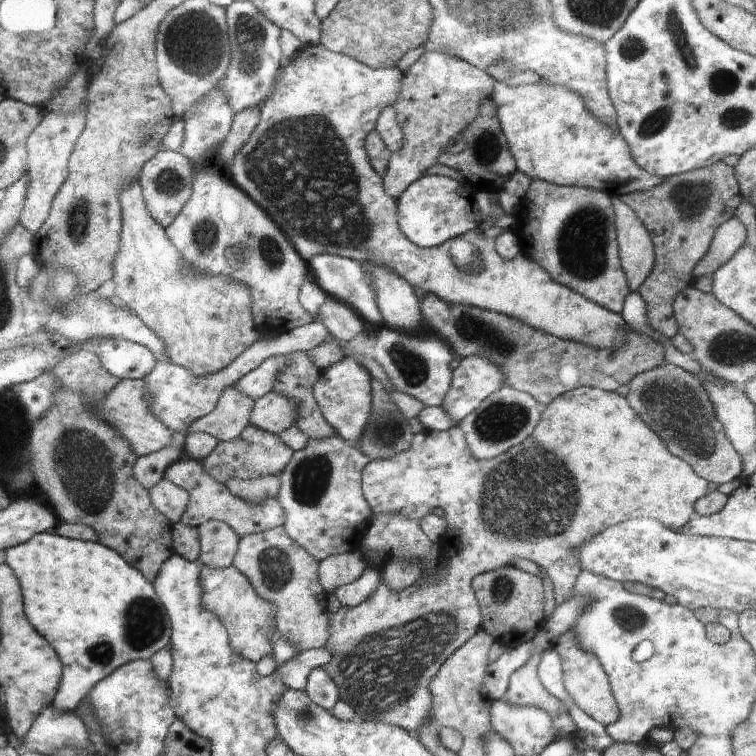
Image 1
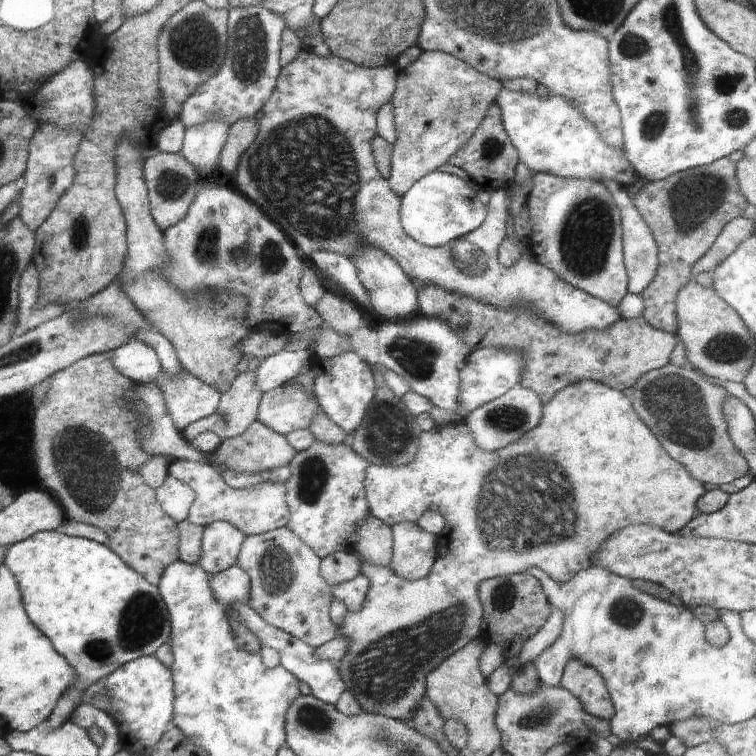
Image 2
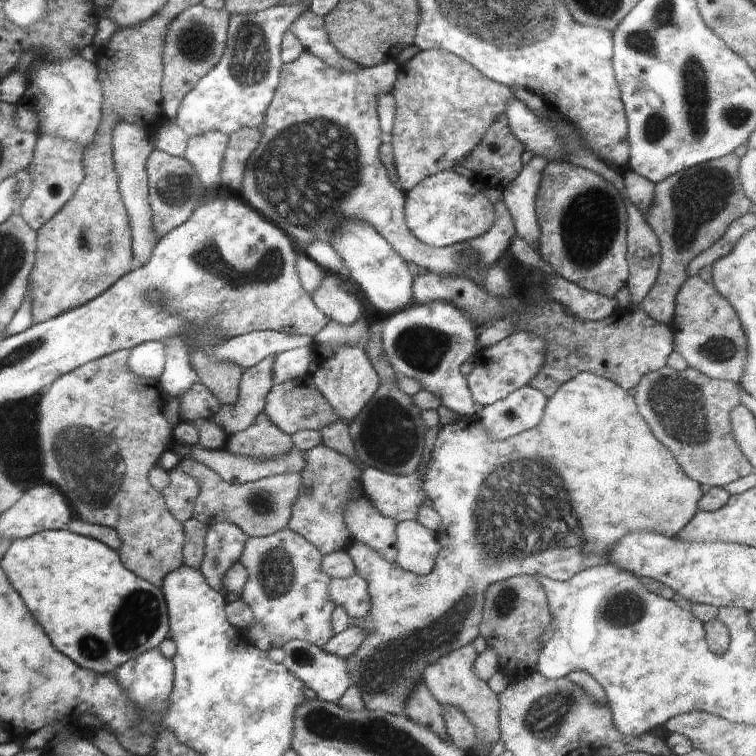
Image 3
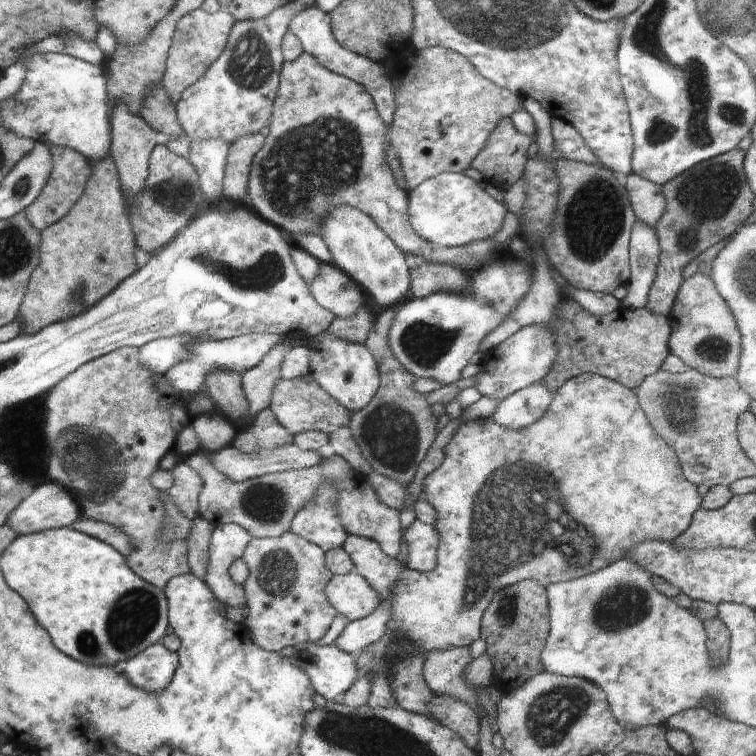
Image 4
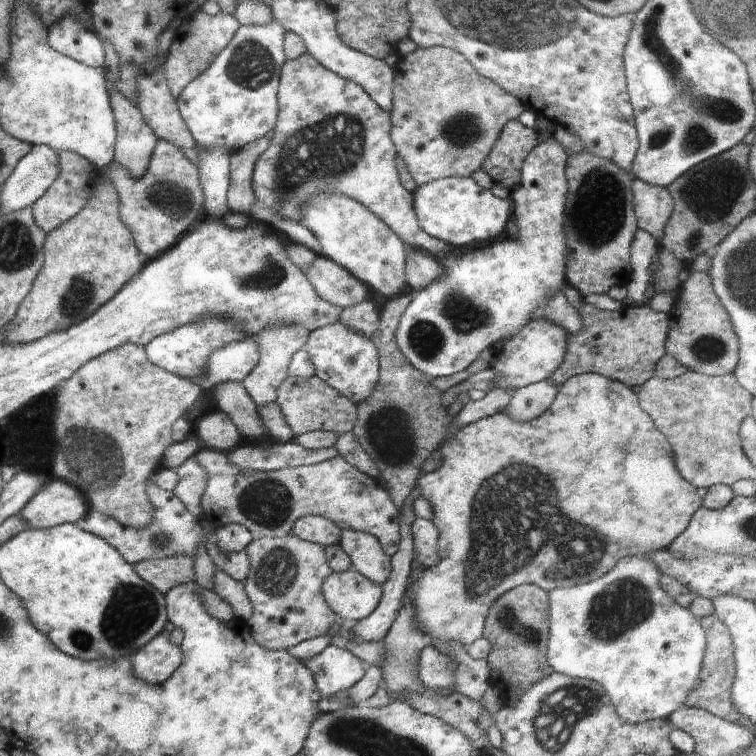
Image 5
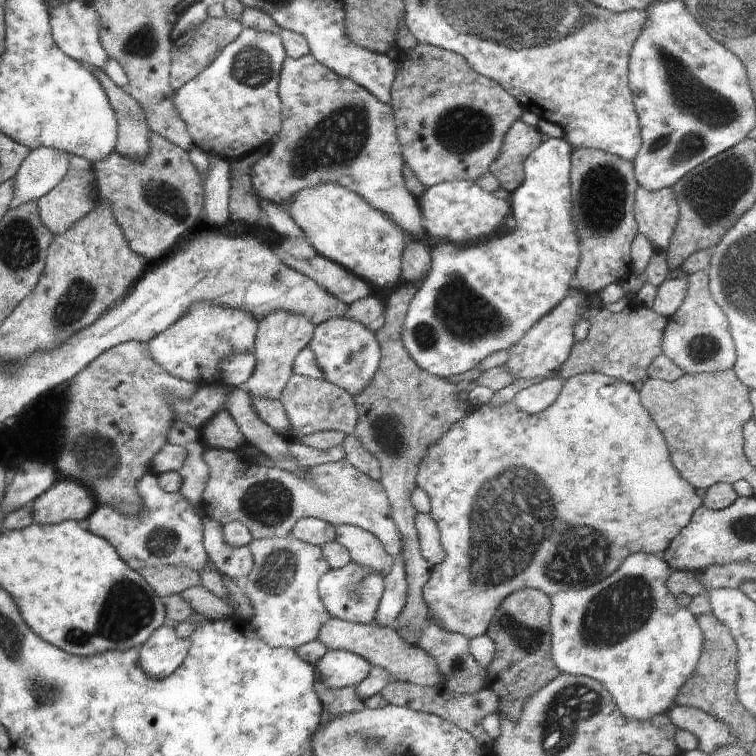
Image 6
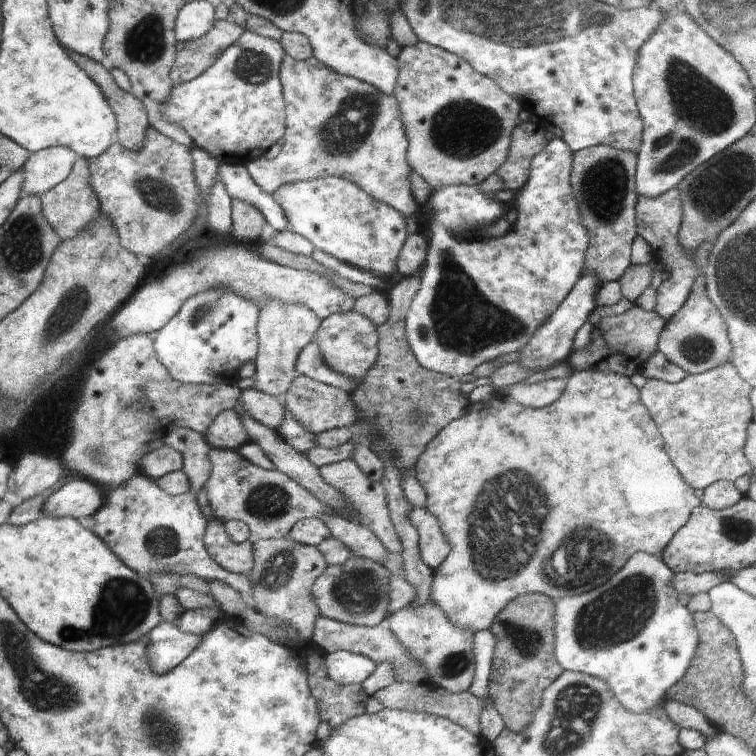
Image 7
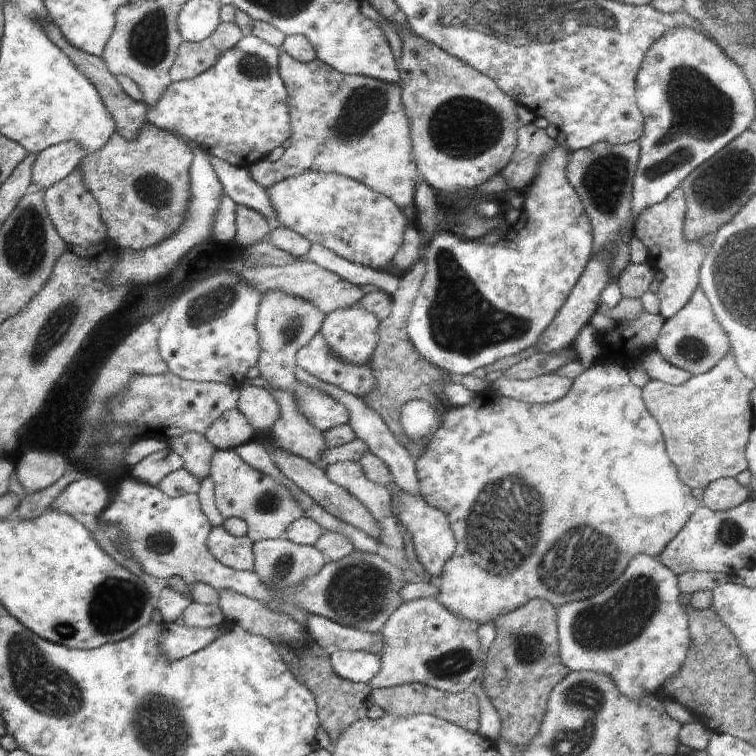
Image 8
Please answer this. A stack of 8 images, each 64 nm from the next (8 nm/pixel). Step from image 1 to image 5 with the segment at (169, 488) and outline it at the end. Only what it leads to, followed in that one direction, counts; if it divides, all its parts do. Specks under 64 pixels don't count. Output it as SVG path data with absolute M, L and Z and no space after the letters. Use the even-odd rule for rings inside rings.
M192 456L187 458L175 471L179 476L179 483L172 492L185 504L190 514L201 520L201 498L207 485L205 468L202 468Z

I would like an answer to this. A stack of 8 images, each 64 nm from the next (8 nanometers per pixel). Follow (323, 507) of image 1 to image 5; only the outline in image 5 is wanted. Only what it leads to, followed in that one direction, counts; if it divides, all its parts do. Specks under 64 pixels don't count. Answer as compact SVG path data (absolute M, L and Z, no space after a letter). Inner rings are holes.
M306 515L298 518L291 530L294 536L310 541L324 548L339 544L341 529L330 519L320 515Z

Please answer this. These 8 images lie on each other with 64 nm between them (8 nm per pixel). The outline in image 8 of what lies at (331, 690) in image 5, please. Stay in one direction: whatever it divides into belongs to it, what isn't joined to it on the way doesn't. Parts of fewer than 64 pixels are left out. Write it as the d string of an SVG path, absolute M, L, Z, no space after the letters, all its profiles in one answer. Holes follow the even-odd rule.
M337 650L330 657L333 671L346 680L369 683L381 669L381 660L372 651Z

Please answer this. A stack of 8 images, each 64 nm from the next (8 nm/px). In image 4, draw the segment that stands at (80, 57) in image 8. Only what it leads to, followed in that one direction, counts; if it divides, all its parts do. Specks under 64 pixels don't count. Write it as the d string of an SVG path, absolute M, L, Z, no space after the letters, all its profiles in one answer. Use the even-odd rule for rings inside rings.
M122 101L113 106L111 112L111 133L110 156L114 159L121 180L124 197L135 197L144 186L149 173L149 156L154 147L166 139L162 133L156 132L138 113L133 113Z

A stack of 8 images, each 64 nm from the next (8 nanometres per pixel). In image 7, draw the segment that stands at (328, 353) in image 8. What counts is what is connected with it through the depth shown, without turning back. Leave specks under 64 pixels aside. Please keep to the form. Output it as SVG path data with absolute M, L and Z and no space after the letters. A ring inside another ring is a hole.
M309 342L297 356L295 372L312 380L338 387L348 394L352 394L362 383L363 378L355 381L352 377L335 371L321 355L319 344Z

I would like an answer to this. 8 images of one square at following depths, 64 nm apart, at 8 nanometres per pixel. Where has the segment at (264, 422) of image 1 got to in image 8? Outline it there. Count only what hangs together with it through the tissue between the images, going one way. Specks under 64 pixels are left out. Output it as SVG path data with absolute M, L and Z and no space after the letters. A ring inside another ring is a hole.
M296 383L292 390L295 392L299 409L322 432L349 422L346 407L326 393L302 383Z

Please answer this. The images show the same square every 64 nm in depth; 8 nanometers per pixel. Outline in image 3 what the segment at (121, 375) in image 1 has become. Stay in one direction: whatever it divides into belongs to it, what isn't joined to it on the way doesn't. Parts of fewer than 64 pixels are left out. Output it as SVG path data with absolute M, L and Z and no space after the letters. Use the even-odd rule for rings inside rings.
M148 341L130 349L127 360L129 369L137 375L158 379L167 361L166 347L162 341Z

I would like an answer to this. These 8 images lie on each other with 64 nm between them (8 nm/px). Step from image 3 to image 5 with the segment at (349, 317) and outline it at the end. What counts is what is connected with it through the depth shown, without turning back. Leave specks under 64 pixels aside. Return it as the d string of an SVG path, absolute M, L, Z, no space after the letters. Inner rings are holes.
M317 255L310 266L303 268L303 273L323 299L342 310L362 302L368 294L361 280L327 256Z

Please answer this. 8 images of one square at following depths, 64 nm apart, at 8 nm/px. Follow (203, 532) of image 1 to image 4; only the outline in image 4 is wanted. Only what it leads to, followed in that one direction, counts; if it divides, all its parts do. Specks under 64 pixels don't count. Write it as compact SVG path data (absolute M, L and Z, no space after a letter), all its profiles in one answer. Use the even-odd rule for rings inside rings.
M224 523L216 526L209 540L209 565L205 583L220 603L232 609L246 611L248 608L243 585L233 581L228 567L233 560L243 556L252 537L242 526Z

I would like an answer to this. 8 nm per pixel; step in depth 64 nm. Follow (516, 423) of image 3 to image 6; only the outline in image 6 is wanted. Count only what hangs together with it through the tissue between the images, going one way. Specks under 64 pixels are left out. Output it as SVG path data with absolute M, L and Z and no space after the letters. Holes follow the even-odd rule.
M551 376L542 380L542 382L538 382L538 384L532 384L528 388L520 390L512 400L514 409L520 409L526 414L542 412L544 408L554 404L554 400L558 398L563 384L564 380L558 378L558 376Z

